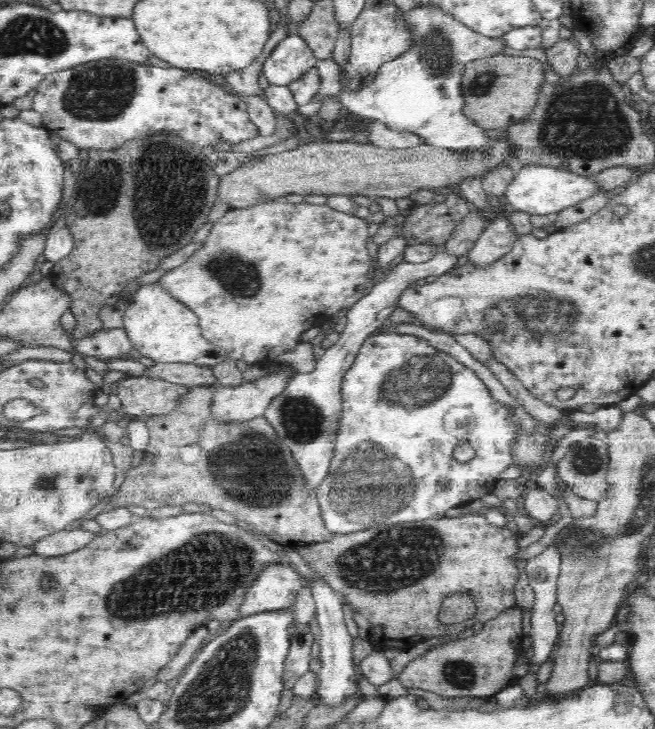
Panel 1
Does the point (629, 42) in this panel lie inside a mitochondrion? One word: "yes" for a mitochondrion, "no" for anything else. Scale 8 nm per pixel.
no

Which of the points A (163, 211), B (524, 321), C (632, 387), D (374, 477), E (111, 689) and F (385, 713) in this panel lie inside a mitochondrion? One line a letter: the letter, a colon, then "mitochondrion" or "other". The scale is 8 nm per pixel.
A: mitochondrion
B: mitochondrion
C: other
D: mitochondrion
E: other
F: other

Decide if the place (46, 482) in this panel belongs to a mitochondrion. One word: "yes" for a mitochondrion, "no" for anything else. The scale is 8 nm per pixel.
yes

